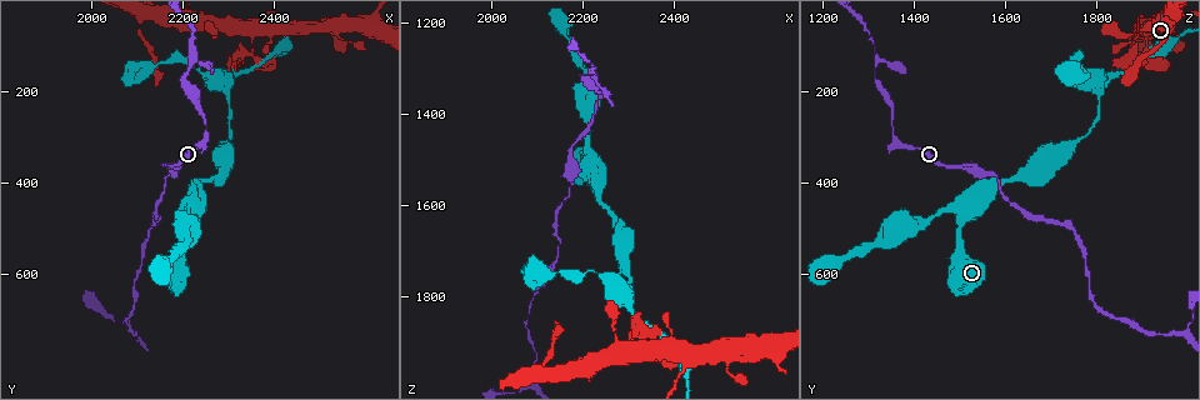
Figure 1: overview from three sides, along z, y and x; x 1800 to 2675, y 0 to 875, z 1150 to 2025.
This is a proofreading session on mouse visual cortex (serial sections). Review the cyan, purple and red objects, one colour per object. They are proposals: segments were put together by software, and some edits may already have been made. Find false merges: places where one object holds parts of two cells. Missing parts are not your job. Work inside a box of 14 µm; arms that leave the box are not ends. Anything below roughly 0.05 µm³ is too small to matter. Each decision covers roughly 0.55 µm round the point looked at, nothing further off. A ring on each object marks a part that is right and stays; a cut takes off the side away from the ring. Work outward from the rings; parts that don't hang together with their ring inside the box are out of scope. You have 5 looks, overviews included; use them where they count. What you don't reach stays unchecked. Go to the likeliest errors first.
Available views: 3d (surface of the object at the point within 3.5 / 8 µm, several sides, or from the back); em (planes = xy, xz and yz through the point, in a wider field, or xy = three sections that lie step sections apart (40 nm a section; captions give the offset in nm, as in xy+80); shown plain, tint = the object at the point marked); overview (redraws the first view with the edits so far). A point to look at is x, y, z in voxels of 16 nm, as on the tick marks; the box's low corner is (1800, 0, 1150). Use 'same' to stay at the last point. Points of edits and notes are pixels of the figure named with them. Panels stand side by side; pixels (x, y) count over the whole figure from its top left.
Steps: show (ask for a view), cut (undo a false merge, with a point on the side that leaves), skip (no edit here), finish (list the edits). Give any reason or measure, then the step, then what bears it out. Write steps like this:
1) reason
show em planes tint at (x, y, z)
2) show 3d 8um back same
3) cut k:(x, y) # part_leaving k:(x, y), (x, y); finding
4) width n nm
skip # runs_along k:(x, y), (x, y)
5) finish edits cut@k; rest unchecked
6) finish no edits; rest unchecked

thin neck
show em xy step 1 tint at (2215, 135, 1320)

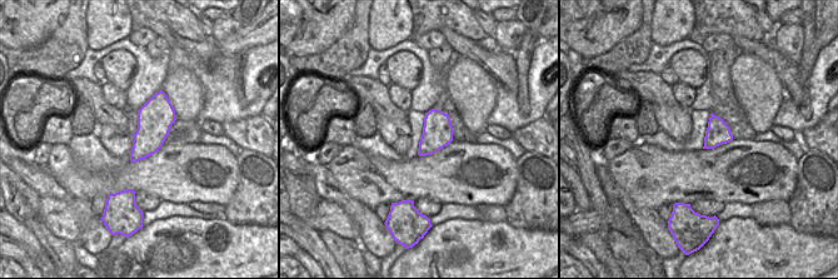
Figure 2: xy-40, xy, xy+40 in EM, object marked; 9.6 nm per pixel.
show 3d 3.5um same

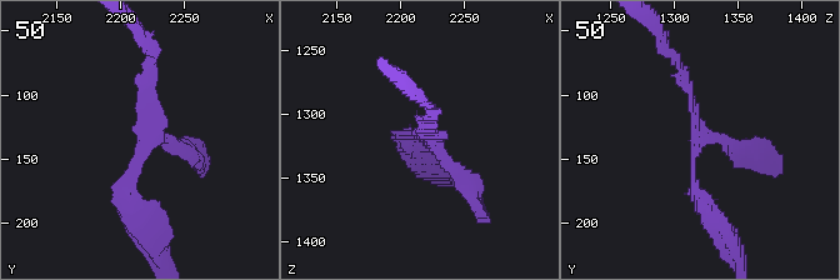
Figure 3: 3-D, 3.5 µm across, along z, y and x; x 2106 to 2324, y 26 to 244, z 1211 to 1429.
skip # continuous, no second cell

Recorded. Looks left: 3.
sharp bend
show 3d 3.5um at (2290, 200, 1805)

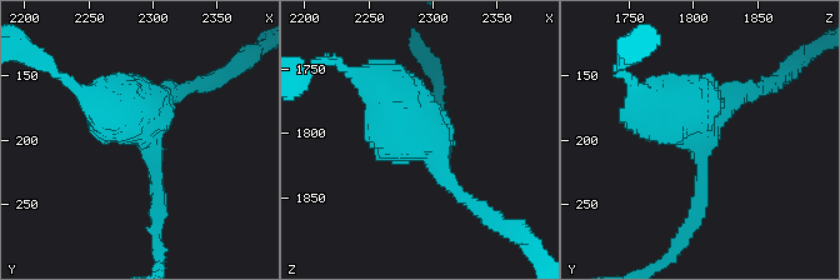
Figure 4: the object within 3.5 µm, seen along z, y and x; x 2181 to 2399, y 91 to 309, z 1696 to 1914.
shape alone is not enough
show em xy step 3 tint at (2296, 196, 1802)

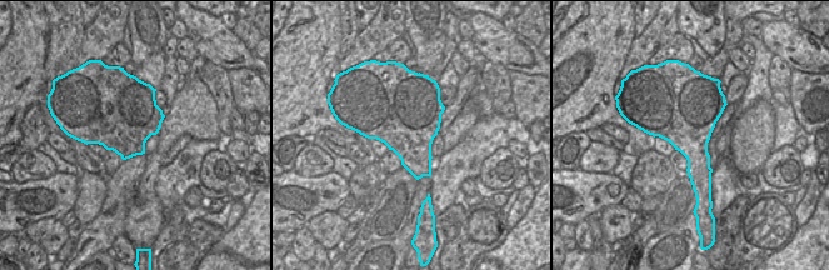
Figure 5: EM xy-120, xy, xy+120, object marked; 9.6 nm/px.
skip # runs_along 4:(159, 200), (148, 116), (86, 93); continuous, no second cell

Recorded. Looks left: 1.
finish no edits; rest unchecked

